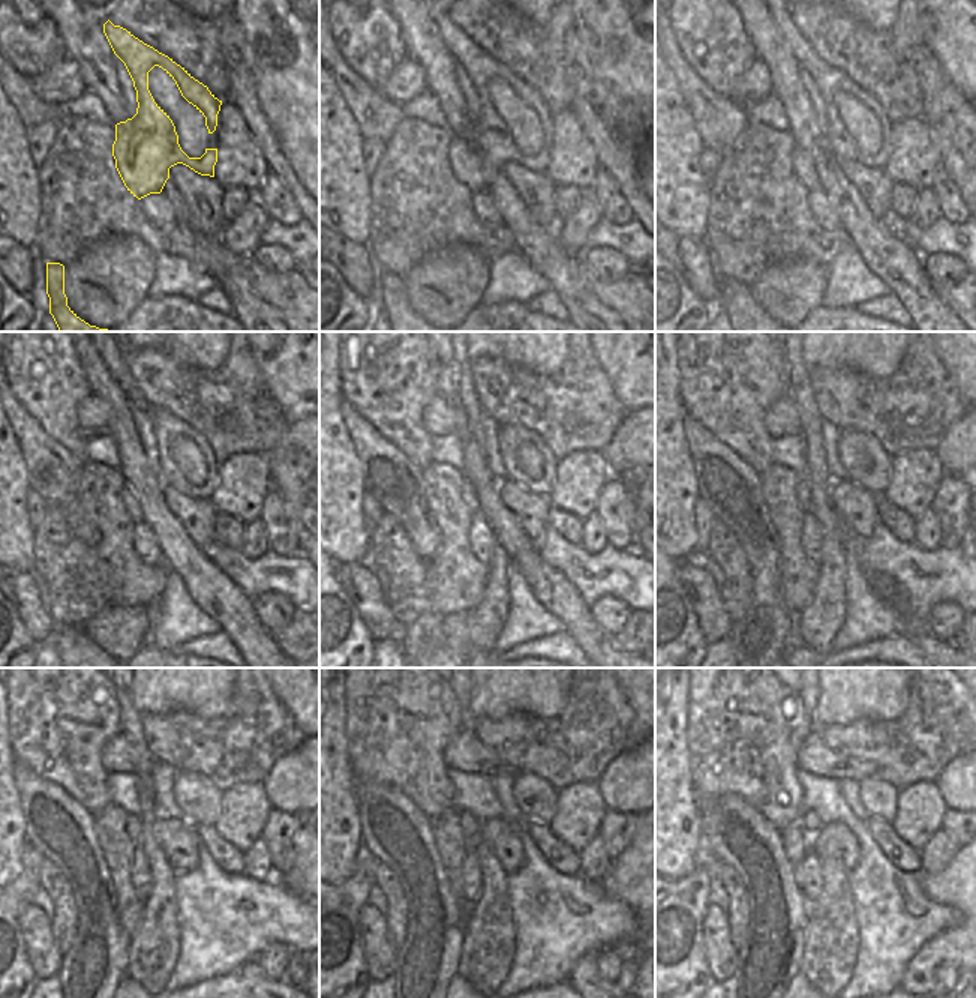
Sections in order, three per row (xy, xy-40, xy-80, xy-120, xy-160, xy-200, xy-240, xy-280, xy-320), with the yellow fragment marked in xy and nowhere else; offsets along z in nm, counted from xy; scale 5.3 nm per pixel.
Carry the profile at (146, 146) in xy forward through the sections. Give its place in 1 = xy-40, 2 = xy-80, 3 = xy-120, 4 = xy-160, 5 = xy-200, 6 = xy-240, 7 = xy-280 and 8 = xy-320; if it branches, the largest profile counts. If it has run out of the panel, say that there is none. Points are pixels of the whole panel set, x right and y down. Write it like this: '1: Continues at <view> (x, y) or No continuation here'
1: Continues at xy-40 (474, 162)
2: Continues at xy-80 (829, 80)
3: Continues at xy-120 (162, 422)
4: Continues at xy-160 (449, 362)
5: Continues at xy-200 (802, 489)
6: Continues at xy-240 (132, 824)
7: Continues at xy-280 (471, 827)
8: Continues at xy-320 (808, 821)

